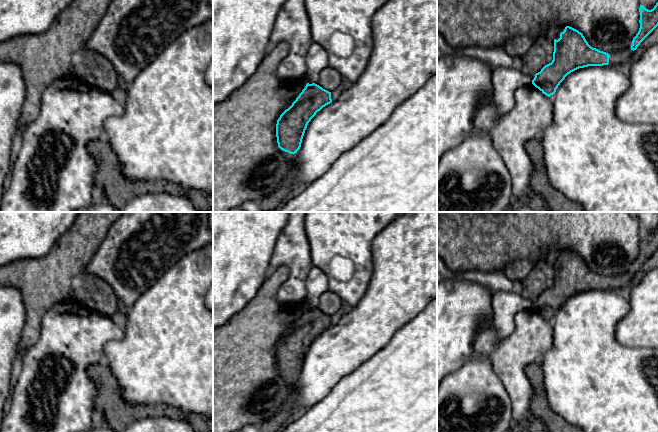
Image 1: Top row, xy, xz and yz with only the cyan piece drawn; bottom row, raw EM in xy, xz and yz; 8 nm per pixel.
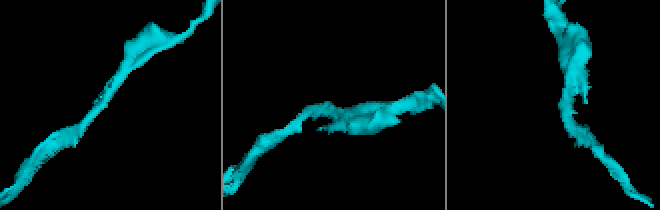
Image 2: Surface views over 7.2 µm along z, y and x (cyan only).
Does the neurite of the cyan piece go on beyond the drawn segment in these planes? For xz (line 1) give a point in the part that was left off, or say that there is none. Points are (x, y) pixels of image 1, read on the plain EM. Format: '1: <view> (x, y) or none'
1: none

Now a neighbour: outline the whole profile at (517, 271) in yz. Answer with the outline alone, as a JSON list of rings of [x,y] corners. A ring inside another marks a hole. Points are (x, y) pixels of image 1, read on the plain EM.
[[[515,260],[509,263],[504,271],[504,274],[517,286],[525,280],[528,280],[529,274],[534,267],[531,260]]]

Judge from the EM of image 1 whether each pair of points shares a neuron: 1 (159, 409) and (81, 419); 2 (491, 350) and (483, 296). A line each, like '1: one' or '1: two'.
1: two
2: two

